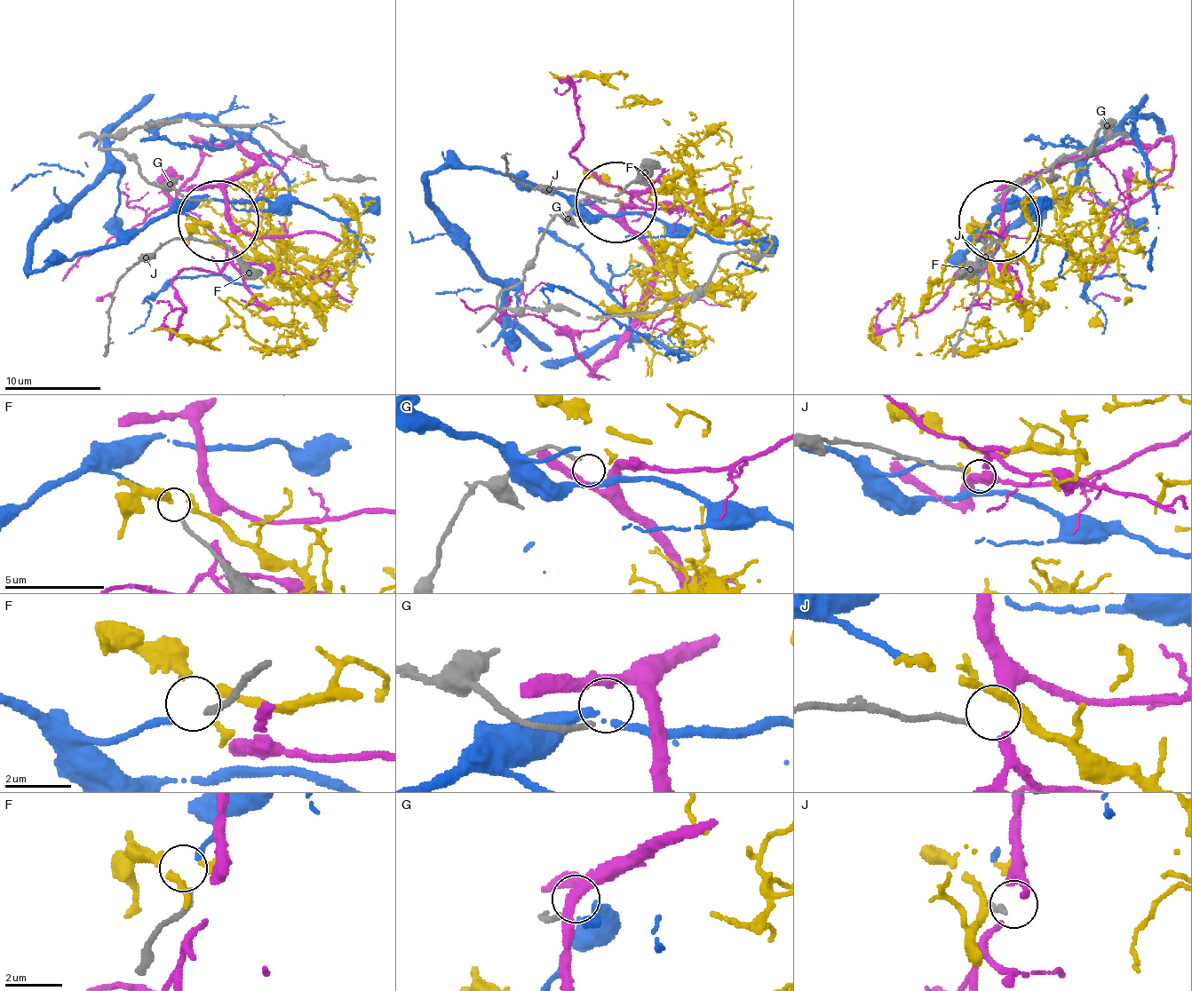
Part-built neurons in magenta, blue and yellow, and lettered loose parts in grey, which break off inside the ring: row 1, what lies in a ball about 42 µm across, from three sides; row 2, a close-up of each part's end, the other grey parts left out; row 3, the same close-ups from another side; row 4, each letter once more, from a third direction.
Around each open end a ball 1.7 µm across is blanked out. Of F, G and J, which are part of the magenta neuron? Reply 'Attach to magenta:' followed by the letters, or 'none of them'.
Attach to magenta: J

